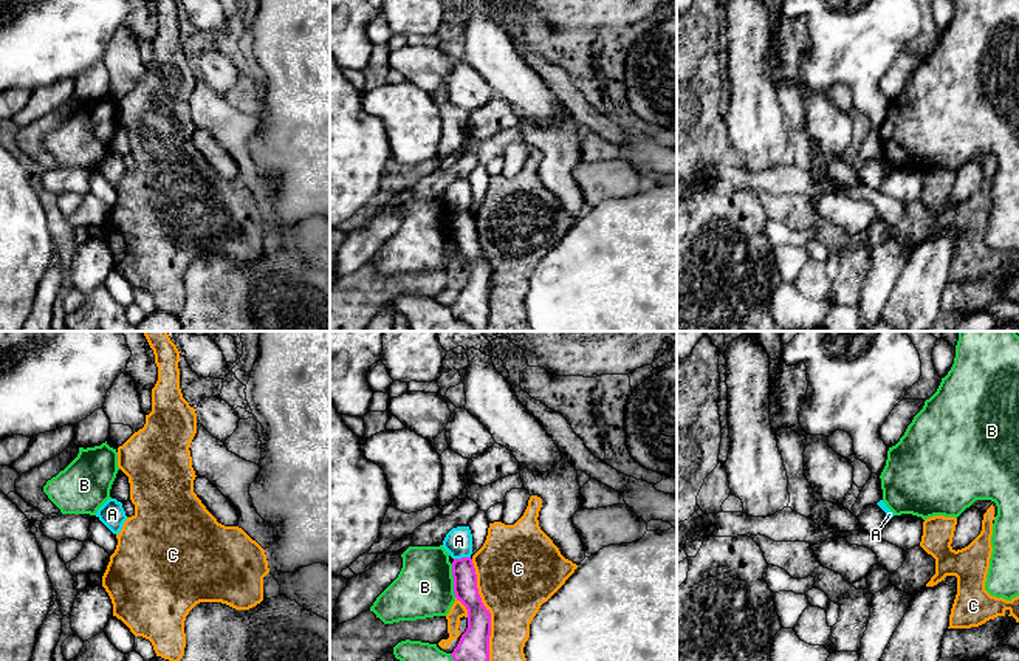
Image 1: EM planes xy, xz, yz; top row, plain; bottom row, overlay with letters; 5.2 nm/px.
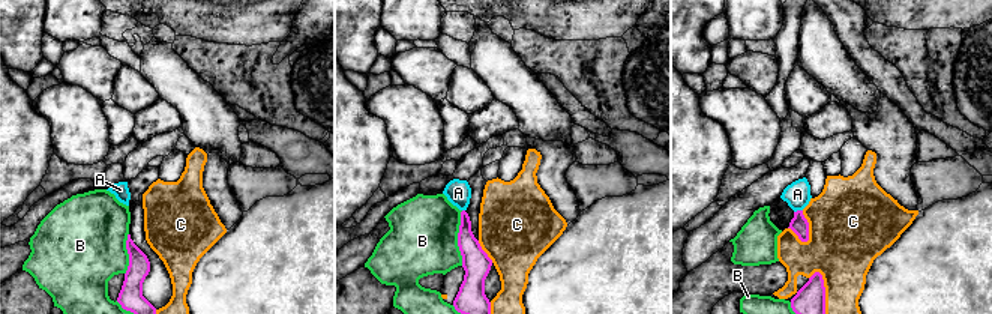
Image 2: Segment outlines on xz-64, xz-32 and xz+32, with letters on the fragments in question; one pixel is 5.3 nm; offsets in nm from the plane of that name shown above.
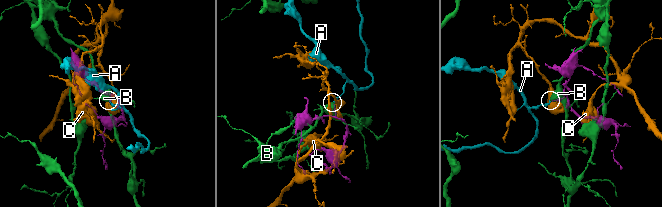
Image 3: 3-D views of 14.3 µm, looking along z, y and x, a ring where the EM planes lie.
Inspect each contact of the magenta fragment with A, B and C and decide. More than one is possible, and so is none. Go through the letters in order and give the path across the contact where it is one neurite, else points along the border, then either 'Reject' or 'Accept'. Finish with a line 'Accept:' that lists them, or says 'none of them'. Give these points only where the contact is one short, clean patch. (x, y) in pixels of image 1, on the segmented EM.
A: Boundary: xz (470, 556), (454, 559). Reject
B: Reject
C: Reject
Accept: none of them

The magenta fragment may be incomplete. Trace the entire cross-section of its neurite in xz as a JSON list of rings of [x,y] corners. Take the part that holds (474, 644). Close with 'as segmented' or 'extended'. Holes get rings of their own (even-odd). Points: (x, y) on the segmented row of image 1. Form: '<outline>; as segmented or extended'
[[[471,557],[452,562],[454,593],[468,610],[468,628],[454,649],[454,661],[489,661],[491,613],[477,588],[477,574]]]; as segmented

